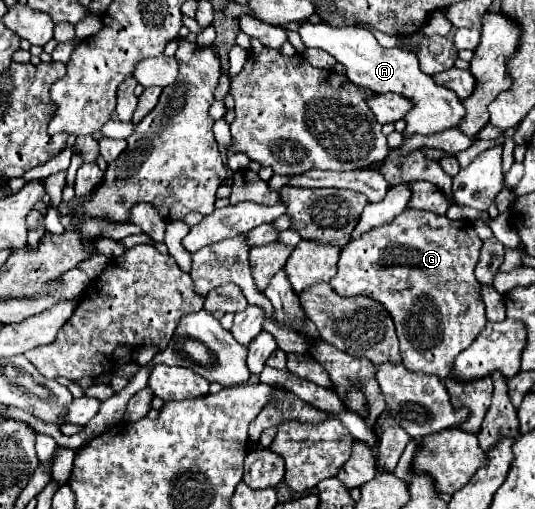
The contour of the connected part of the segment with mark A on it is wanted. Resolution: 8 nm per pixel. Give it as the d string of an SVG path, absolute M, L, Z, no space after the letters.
M304 20L298 28L298 34L308 48L320 48L332 54L346 68L346 76L354 84L364 86L377 94L395 92L410 98L414 102L414 108L404 118L408 124L406 134L432 134L432 132L452 128L462 120L464 108L460 98L448 88L438 86L432 80L432 76L426 76L418 68L418 58L414 56L414 52L402 48L390 48L390 50L382 48L374 38L374 34L360 26L334 28L328 24L312 24Z

